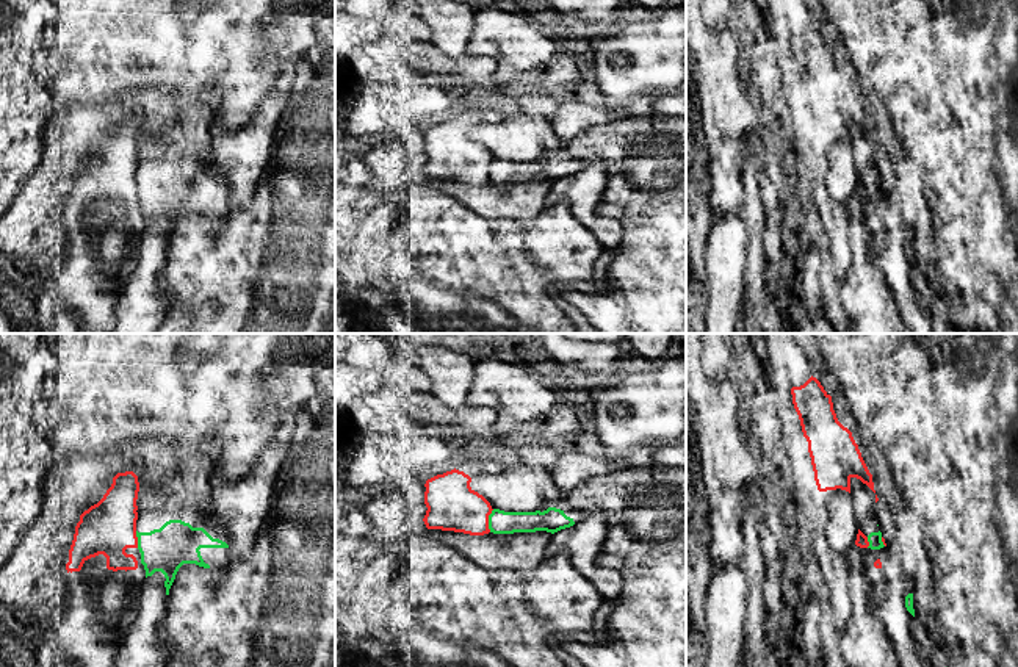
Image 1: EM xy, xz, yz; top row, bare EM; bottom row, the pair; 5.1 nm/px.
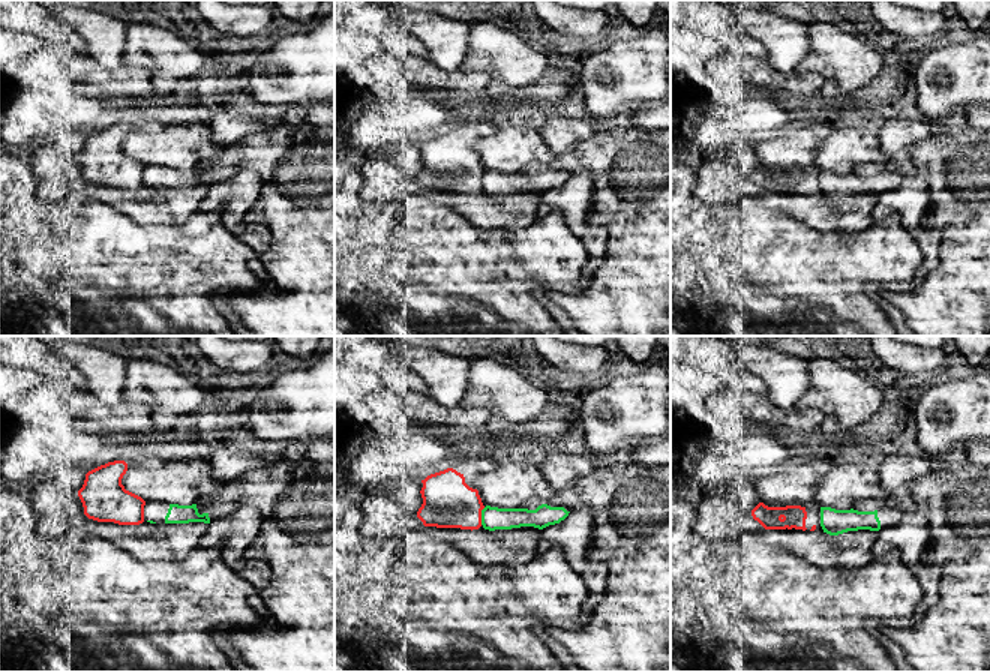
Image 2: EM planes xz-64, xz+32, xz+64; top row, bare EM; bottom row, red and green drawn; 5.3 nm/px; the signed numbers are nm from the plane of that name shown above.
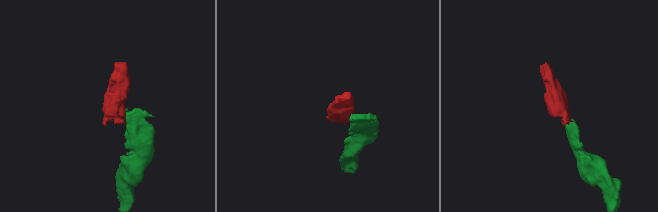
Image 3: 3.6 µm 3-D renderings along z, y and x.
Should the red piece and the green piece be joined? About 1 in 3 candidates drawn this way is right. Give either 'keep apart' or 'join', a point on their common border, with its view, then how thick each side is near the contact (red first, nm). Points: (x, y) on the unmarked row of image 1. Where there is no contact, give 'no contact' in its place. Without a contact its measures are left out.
keep apart; meets red in xz at (487, 169); 260 nm thick on the red side, 120 nm on the other

